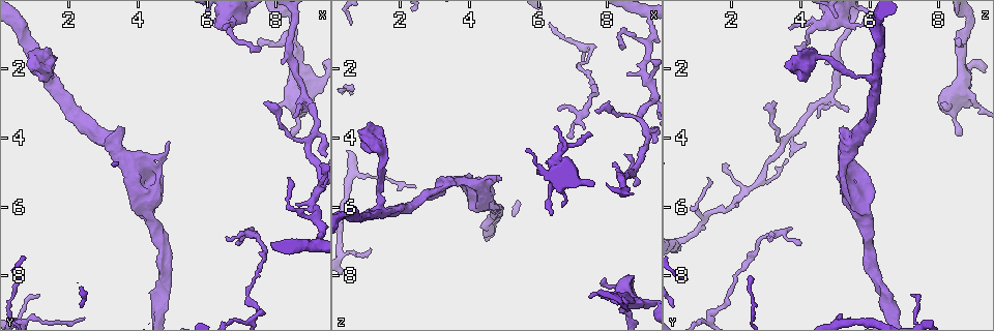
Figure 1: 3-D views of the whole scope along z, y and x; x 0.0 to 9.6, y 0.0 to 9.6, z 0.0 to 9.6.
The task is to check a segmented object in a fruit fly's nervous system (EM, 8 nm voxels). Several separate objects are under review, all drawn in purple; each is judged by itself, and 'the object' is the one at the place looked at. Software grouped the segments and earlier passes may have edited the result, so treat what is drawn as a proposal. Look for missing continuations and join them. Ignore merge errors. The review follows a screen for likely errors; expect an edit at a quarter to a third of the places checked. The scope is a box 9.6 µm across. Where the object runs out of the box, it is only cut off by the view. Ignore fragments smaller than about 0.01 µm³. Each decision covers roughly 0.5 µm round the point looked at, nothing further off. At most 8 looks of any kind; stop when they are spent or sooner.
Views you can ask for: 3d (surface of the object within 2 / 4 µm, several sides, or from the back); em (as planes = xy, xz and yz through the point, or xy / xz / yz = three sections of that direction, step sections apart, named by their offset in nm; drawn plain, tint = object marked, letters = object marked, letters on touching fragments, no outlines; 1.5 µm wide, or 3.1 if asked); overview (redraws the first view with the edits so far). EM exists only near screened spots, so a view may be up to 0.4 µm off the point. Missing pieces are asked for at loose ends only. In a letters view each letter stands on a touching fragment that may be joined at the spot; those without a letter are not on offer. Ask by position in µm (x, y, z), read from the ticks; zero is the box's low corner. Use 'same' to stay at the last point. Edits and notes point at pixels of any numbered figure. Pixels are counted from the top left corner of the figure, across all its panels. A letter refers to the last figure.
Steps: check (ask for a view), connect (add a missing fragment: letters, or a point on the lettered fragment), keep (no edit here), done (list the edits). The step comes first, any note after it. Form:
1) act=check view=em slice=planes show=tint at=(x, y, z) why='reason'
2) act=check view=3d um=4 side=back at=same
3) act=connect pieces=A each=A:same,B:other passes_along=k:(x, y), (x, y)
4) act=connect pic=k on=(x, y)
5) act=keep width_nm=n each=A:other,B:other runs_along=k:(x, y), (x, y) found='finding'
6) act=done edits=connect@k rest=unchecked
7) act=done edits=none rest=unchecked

act=check view=em slice=xy step=4 show=tint at=(7.45, 1.25, 8.60) why='tapers out'

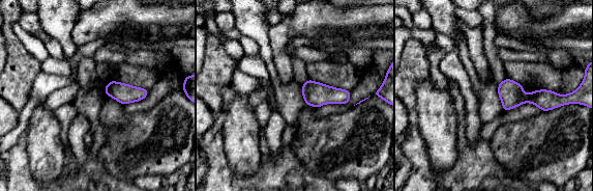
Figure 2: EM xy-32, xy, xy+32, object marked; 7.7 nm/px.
act=check view=em slice=planes show=letters at=same

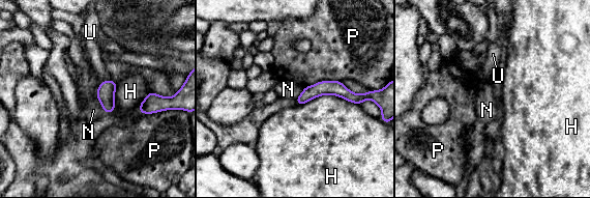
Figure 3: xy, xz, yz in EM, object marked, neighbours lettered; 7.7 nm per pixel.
act=keep longest_contact=H:480nm each=H:other,N:other,P:other,U:other found='no lettered fragment goes on from it'

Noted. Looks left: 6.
act=check view=3d um=4 side=back at=(8.00, 3.00, 8.05) why='an open end'

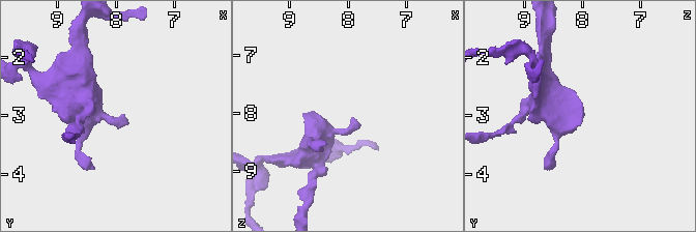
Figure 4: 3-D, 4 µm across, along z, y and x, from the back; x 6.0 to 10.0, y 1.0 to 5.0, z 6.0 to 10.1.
act=check view=em slice=planes show=tint at=(7.95, 3.00, 8.10) why='now the EM'

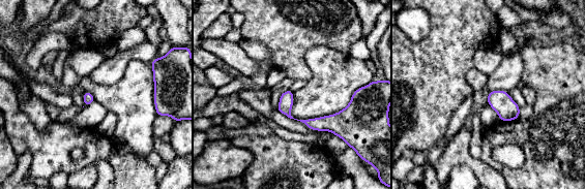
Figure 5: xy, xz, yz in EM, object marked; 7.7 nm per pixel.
act=check view=em slice=planes show=letters at=same why='what lies round it'

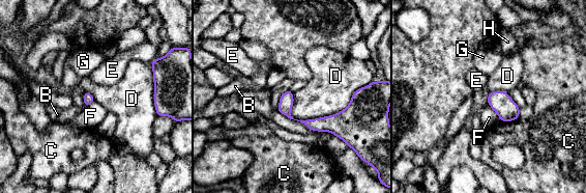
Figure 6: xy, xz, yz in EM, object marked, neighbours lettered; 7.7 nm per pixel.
act=keep longest_contact=D:600nm each=B:other,C:other,D:other,E:other,F:other,G:other,H:other border=6:(363, 86), (333, 114), (290, 115) found='no lettered fragment goes on from it'

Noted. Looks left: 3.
act=check view=em slice=planes show=letters at=(8.50, 3.50, 4.50) why='thin end'

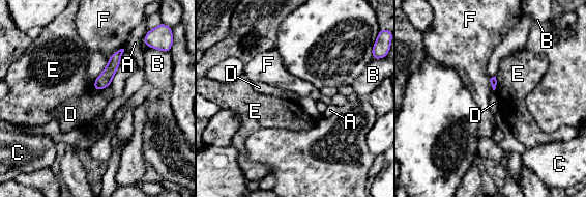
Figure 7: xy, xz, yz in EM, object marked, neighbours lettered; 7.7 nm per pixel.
act=keep longest_contact=F:160nm each=A:other,B:other,C:other,D:other,E:other,F:other runs_along=7:(119, 53), (98, 87) found='none of them fits'

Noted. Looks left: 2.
act=done edits=none rest=unchecked

